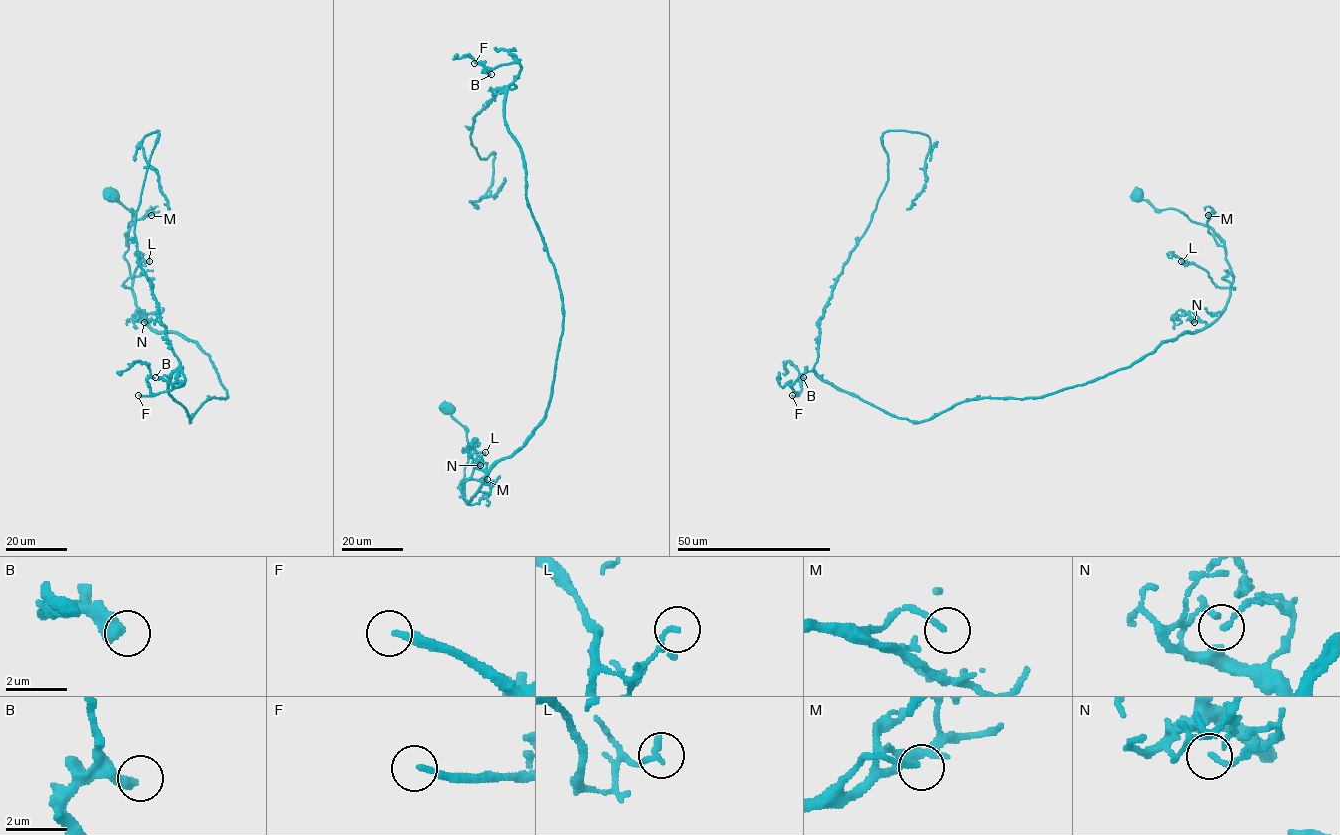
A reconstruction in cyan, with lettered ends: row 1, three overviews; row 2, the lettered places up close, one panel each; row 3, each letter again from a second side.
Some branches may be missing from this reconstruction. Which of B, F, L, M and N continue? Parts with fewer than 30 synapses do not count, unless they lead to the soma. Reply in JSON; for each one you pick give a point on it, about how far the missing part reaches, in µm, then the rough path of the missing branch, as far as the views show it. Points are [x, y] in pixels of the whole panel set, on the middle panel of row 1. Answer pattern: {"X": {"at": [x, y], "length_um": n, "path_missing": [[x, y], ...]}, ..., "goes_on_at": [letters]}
{"F": {"at": [474, 63], "length_um": 80}, "goes_on_at": ["F"]}

